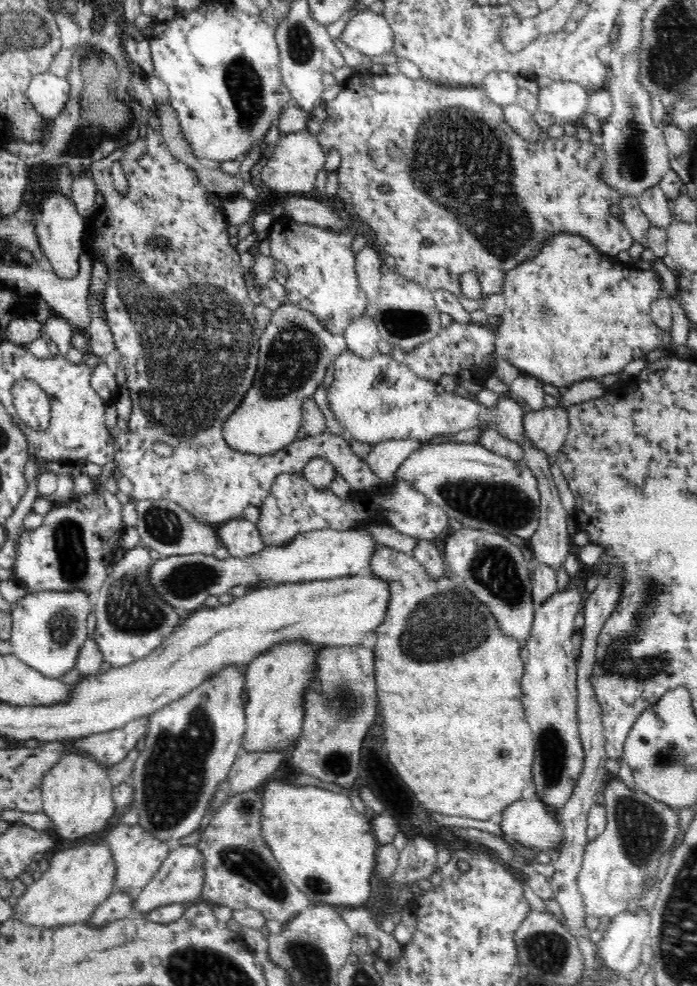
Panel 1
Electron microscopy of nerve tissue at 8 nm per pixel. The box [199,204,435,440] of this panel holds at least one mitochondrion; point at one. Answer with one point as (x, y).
(292, 357)

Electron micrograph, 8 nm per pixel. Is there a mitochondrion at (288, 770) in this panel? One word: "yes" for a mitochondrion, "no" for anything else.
no

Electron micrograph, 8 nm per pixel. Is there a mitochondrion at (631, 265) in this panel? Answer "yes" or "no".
no

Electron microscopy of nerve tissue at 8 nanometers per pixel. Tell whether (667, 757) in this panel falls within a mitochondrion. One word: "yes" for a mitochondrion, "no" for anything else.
yes

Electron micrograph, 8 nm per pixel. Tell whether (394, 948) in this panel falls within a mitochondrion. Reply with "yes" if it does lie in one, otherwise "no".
no

